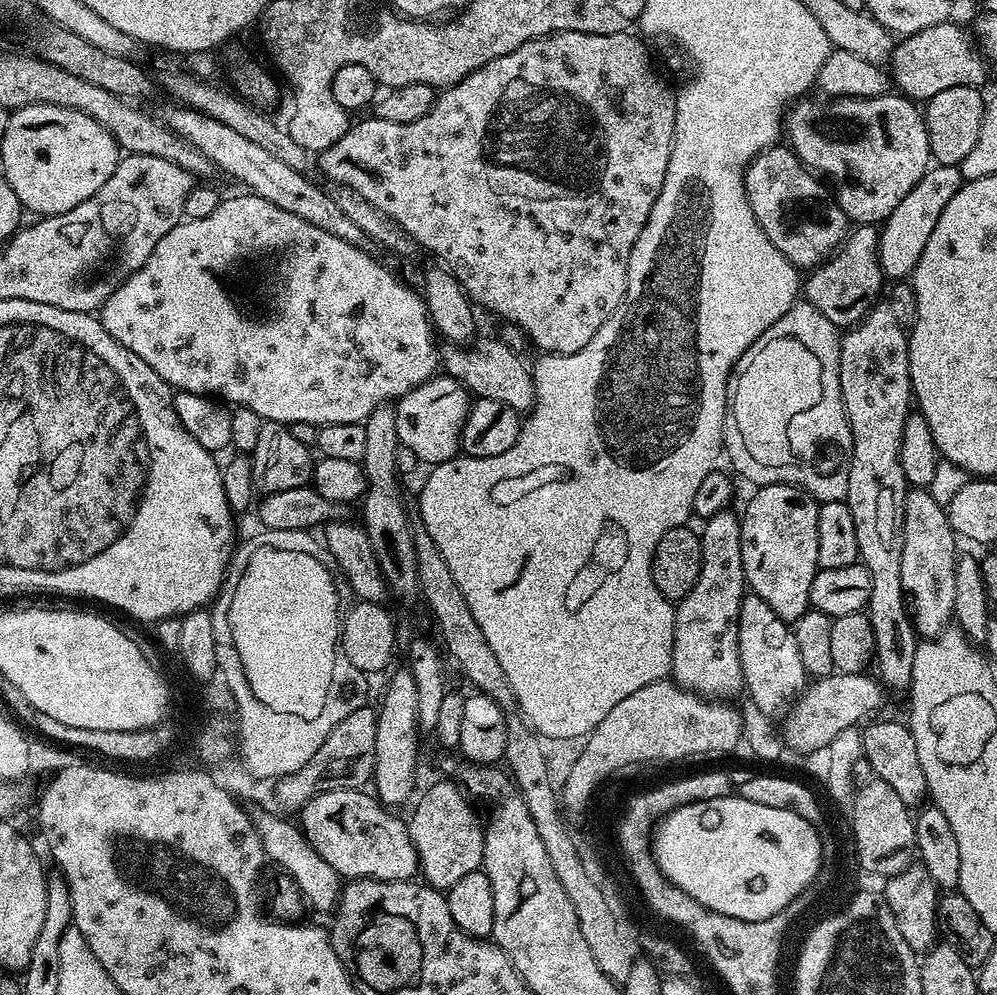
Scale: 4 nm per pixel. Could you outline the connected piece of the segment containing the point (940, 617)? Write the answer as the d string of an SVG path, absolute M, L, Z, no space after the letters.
M909 487L906 494L906 502L904 503L904 521L902 522L902 590L904 591L904 602L908 605L908 615L912 618L912 626L916 629L917 633L924 638L935 638L949 627L950 621L953 619L952 611L954 610L954 574L955 564L958 557L958 549L956 550L956 542L958 542L958 536L953 532L951 524L948 521L948 513L946 508L939 505L938 502L934 502L934 498L931 497L929 489Z

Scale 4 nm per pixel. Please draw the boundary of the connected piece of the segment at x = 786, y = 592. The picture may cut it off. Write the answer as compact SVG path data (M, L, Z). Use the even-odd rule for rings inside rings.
M770 484L761 485L755 489L754 496L747 502L744 512L741 513L740 533L742 534L742 562L744 570L744 583L750 589L751 595L762 598L766 602L766 606L770 606L770 610L774 610L774 614L778 614L778 618L795 622L796 619L809 611L810 605L808 602L808 595L810 594L810 582L814 582L816 573L819 571L818 560L818 514L819 503L813 499L808 492L803 488L797 488L796 485L788 484Z

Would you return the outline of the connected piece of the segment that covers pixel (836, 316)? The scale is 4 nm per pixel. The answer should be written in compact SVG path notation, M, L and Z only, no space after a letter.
M858 224L849 231L844 237L844 243L824 261L823 264L811 269L807 273L806 279L802 284L802 296L809 304L822 314L826 314L826 318L830 318L830 322L836 325L837 329L847 330L852 325L857 324L864 315L871 310L872 305L877 303L880 287L886 283L886 277L880 268L880 255L878 254L878 246L880 245L880 228L874 224Z

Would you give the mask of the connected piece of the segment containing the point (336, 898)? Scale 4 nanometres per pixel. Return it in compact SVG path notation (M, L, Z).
M254 803L247 805L246 811L255 826L256 832L260 835L260 841L264 847L265 857L278 864L285 875L298 886L298 890L304 895L305 905L316 912L335 913L336 905L340 902L342 891L342 877L314 850L314 846L305 838L299 823L283 820L280 816L275 816L275 811L263 808Z

